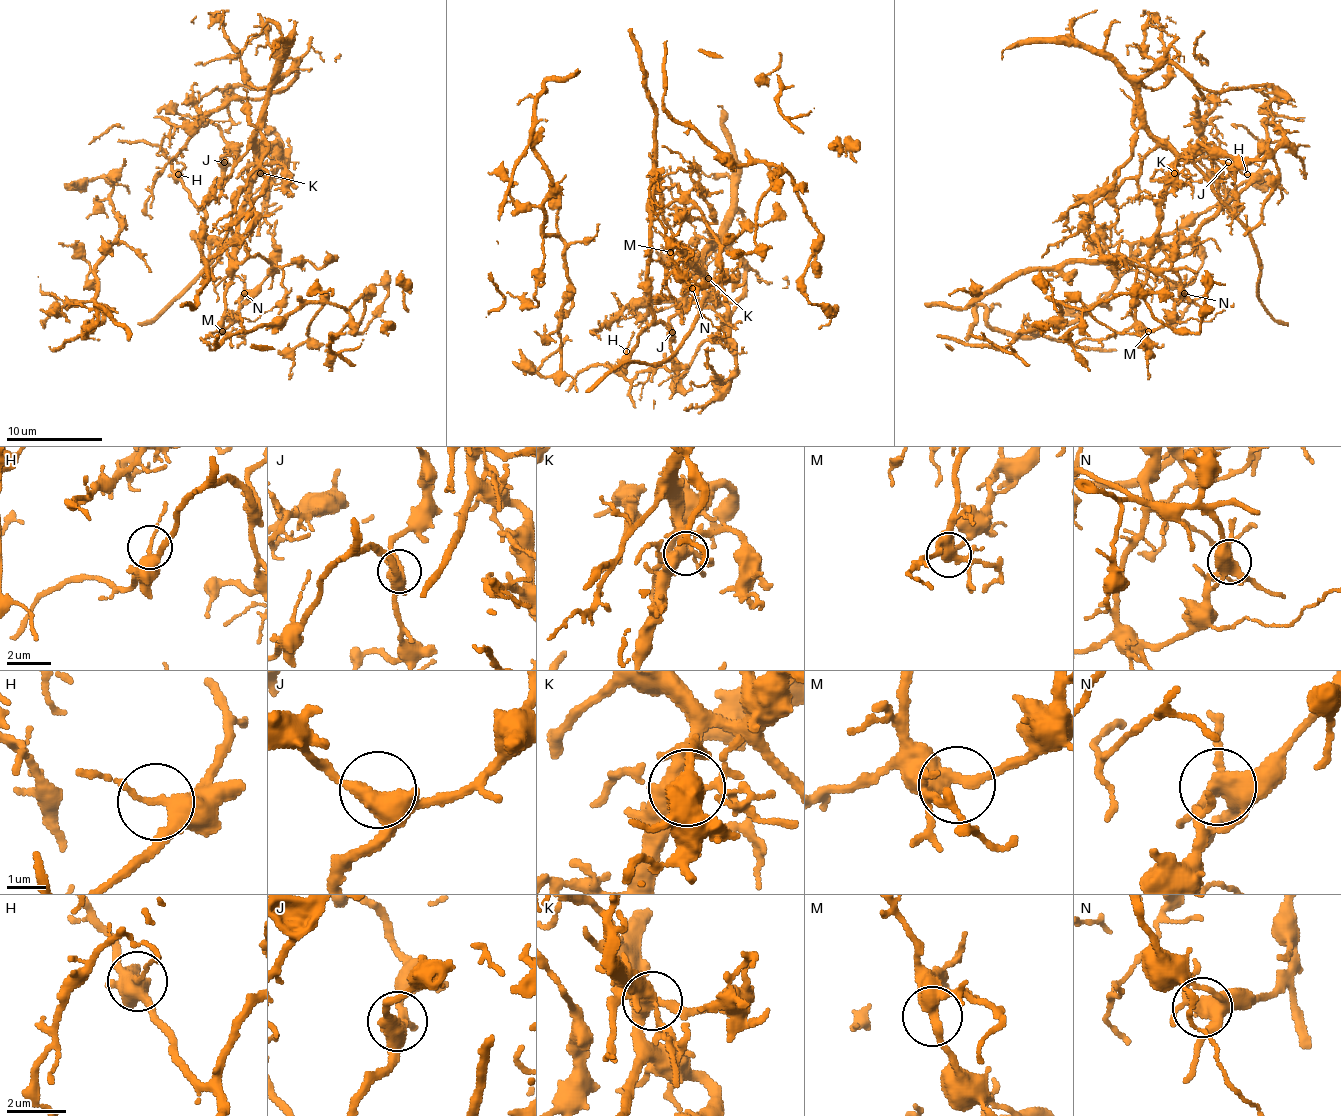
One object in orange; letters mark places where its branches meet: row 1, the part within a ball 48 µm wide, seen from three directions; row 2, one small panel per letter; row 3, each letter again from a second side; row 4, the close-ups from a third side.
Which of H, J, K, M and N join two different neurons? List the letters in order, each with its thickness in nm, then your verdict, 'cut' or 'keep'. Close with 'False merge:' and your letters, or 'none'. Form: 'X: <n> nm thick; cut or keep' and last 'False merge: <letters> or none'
H: 240 nm thick; keep
J: 400 nm thick; keep
K: 360 nm thick; keep
M: 360 nm thick; keep
N: 420 nm thick; cut
False merge: N

